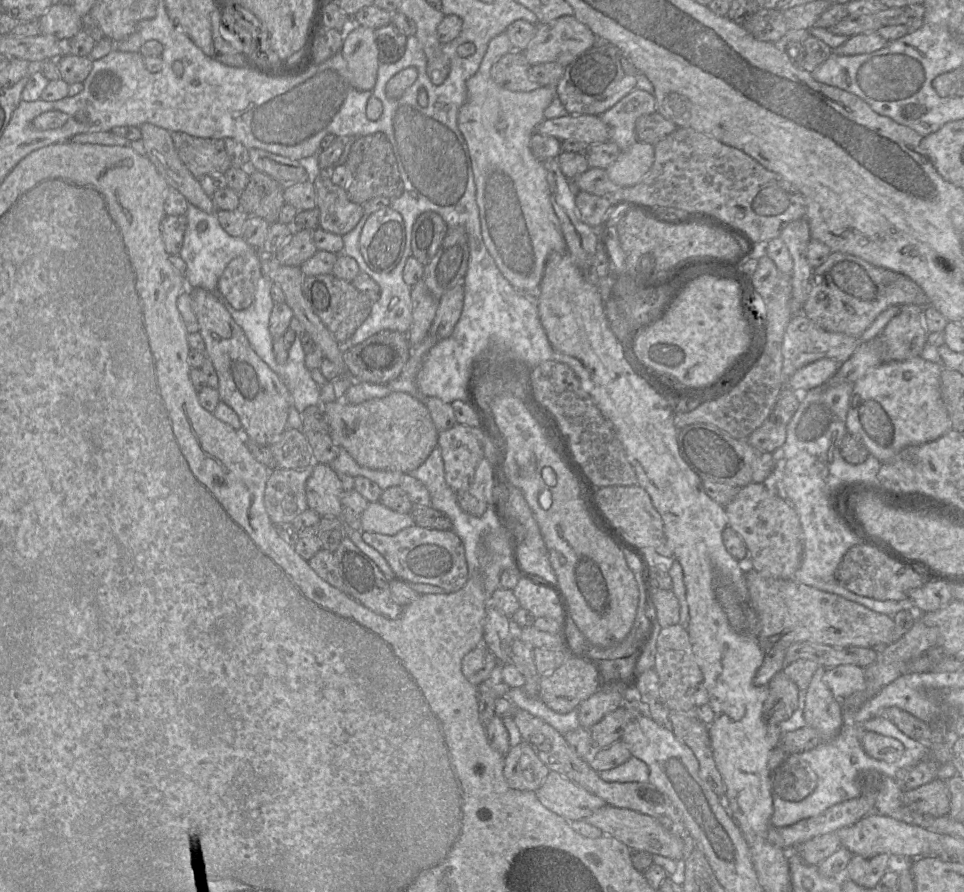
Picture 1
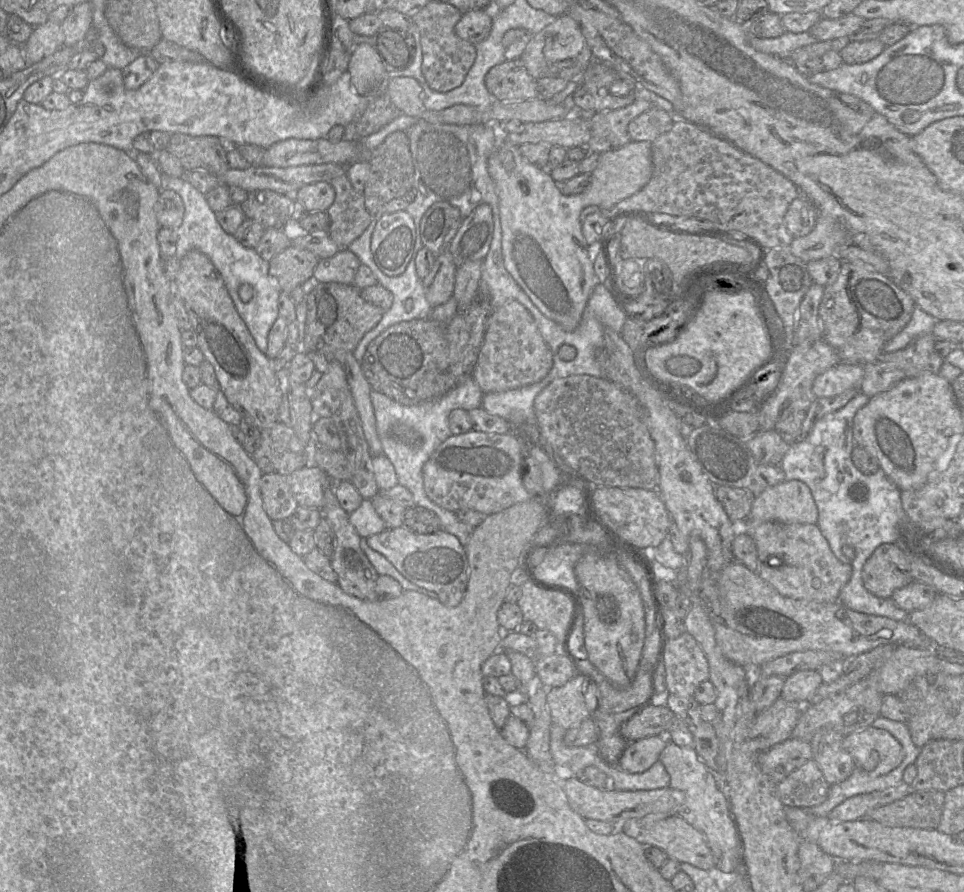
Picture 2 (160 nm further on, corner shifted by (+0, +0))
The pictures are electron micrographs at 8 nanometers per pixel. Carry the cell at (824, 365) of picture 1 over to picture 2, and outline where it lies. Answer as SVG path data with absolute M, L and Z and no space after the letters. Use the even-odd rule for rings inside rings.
M840 362L818 375L812 390L816 397L836 396L849 388L858 388L860 391L863 375L863 365Z

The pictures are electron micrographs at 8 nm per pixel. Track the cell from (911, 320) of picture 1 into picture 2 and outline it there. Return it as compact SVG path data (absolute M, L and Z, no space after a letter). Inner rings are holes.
M932 333L924 334L901 350L879 354L875 360L863 365L864 375L860 384L860 392L872 397L892 388L904 379L918 377L923 374L939 374L945 359L935 350L936 341L937 339Z

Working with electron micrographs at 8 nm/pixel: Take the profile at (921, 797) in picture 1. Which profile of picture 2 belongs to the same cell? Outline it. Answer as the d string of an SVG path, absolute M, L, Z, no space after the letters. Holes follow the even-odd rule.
M913 791L900 800L871 810L865 818L890 827L938 829L944 803L943 791Z

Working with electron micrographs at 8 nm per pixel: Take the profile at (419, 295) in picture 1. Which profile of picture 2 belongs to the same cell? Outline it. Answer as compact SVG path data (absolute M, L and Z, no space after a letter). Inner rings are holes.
M447 250L437 256L431 271L422 279L426 299L433 308L453 295L456 271L457 266Z

